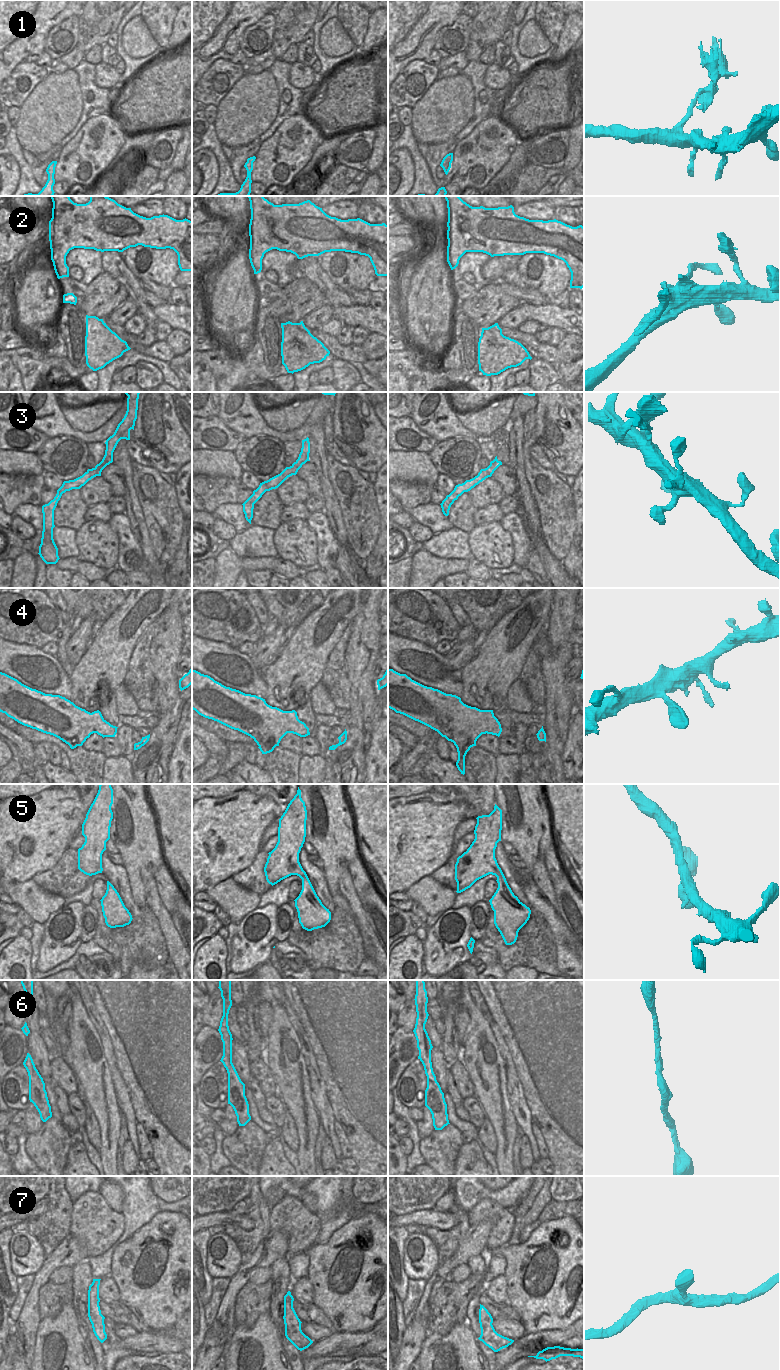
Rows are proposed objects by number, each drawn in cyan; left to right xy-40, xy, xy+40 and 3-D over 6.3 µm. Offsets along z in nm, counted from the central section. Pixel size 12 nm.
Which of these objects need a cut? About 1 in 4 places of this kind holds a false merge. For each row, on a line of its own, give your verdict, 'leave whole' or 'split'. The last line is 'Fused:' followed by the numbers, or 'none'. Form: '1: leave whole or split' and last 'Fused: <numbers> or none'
1: split
2: split
3: leave whole
4: leave whole
5: leave whole
6: leave whole
7: leave whole
Fused: 1, 2

